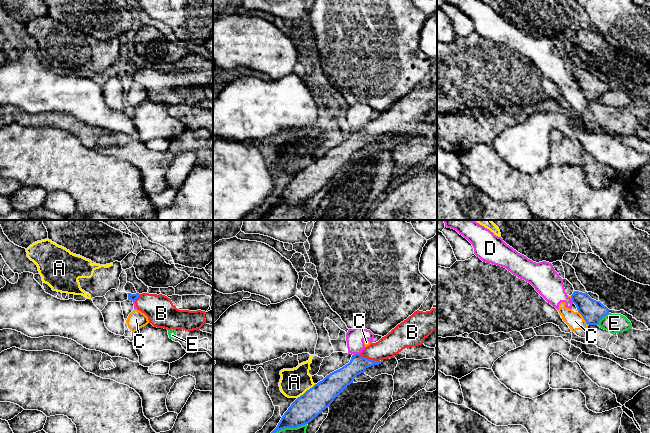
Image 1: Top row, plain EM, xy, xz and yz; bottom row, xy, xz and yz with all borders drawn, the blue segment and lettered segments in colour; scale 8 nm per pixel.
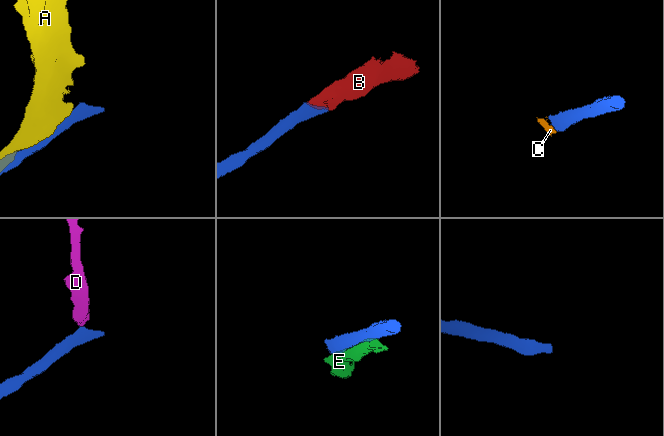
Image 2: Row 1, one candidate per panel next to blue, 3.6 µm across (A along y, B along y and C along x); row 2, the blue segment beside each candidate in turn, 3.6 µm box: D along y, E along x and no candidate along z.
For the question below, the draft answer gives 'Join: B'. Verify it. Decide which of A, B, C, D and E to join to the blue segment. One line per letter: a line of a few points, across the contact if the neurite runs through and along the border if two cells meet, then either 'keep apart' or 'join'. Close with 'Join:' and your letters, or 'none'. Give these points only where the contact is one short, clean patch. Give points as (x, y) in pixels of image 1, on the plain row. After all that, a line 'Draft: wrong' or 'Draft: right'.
A: keep apart
B: line xz (344, 152), (361, 137), (369, 135), (377, 127), (394, 118); join
C: line yz (578, 87), (588, 101); keep apart
D: line xz (359, 129), (353, 131); keep apart
E: keep apart
Join: B
Draft: right

